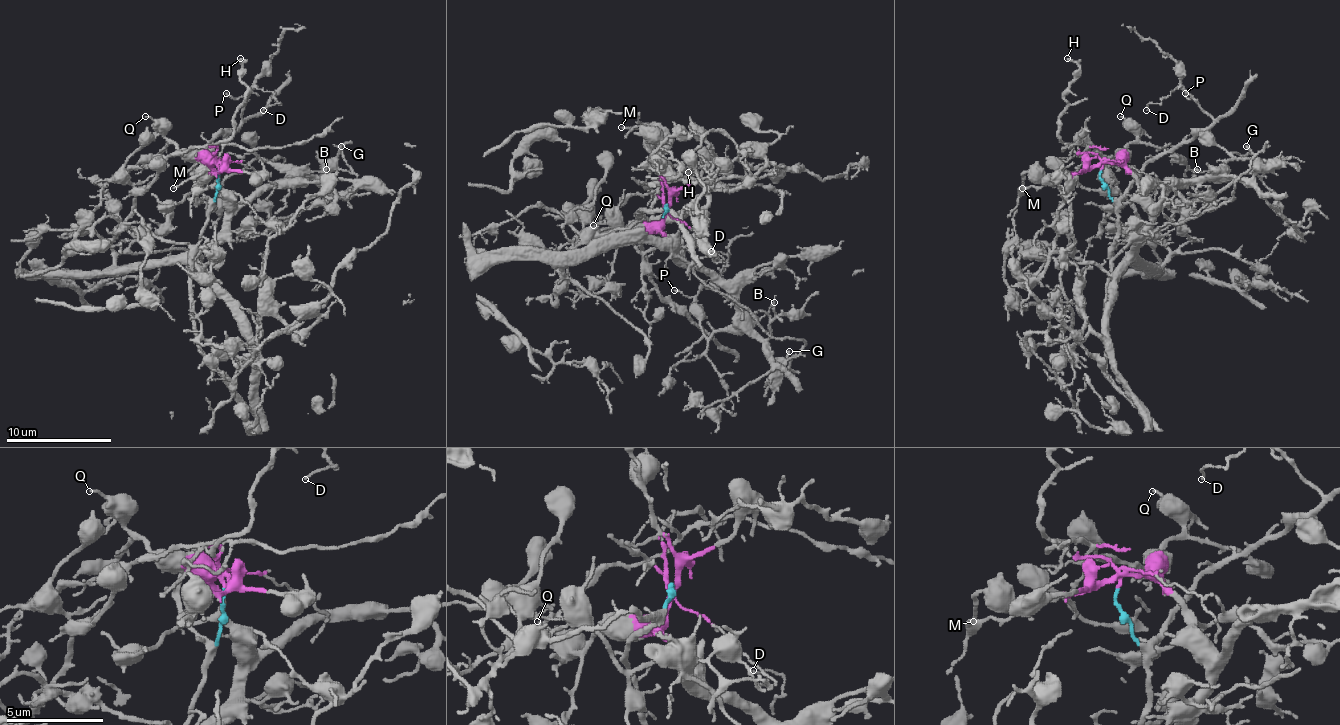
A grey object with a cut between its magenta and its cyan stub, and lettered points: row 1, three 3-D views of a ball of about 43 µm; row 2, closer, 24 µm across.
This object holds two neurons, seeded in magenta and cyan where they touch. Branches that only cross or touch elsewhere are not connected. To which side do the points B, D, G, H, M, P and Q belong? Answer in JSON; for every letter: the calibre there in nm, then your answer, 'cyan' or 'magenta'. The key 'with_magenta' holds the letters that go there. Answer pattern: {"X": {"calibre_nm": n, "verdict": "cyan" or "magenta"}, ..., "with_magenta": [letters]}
{"B": {"calibre_nm": 170, "verdict": "magenta"}, "D": {"calibre_nm": 90, "verdict": "cyan"}, "G": {"calibre_nm": 160, "verdict": "magenta"}, "H": {"calibre_nm": 160, "verdict": "magenta"}, "M": {"calibre_nm": 140, "verdict": "magenta"}, "P": {"calibre_nm": 120, "verdict": "cyan"}, "Q": {"calibre_nm": 120, "verdict": "magenta"}, "with_magenta": ["B", "G", "H", "M", "Q"]}

